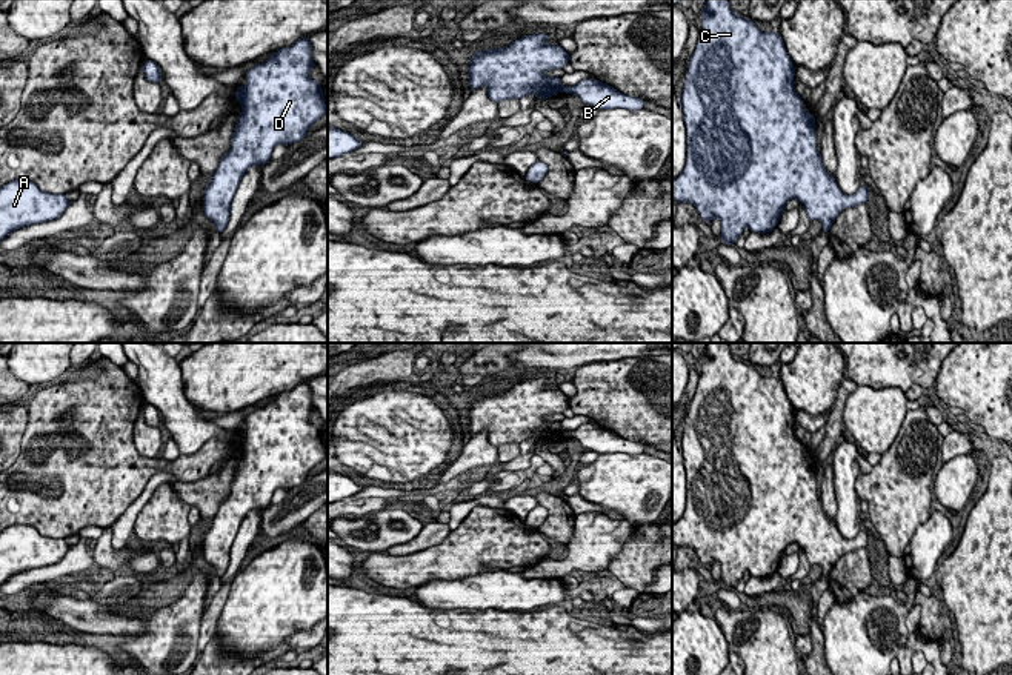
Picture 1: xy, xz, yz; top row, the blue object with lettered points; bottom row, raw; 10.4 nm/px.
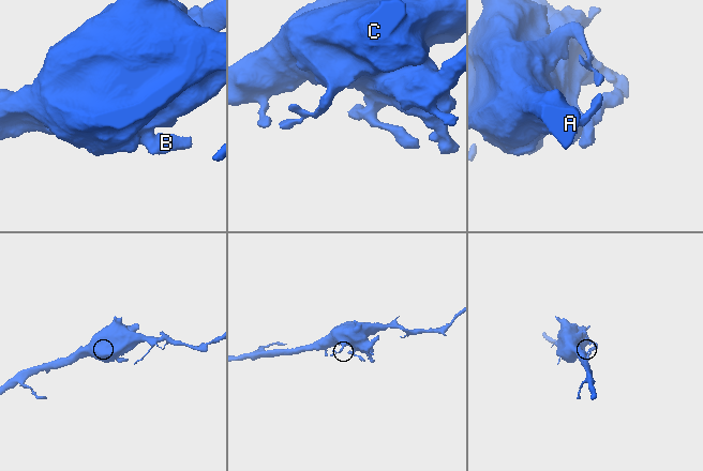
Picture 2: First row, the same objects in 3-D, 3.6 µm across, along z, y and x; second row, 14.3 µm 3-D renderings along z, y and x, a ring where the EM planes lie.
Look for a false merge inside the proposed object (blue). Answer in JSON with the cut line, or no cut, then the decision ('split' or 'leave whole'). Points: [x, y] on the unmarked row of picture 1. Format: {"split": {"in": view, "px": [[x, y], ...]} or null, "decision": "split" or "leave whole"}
{"split": null, "decision": "leave whole"}

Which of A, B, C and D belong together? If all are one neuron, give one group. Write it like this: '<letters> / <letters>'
A B C D

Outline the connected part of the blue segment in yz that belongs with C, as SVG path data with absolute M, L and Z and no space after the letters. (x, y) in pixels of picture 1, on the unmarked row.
M707 343L700 361L700 381L681 438L687 506L683 517L672 524L672 543L677 549L692 547L707 567L718 563L721 584L732 590L746 570L758 578L777 572L786 547L792 543L804 550L809 564L820 564L823 577L827 578L841 555L869 546L869 530L860 530L854 540L846 540L824 514L817 494L817 463L803 454L801 440L794 434L795 414L781 380L760 375L754 364L744 364L734 357L726 343Z

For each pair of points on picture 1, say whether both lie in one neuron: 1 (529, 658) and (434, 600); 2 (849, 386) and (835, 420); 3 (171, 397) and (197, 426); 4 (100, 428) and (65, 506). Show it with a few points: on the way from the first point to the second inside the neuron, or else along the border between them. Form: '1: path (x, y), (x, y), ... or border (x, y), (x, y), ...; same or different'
1: border (417, 601), (436, 609), (486, 609); different
2: path (843, 394), (837, 412); same
3: path (176, 405), (189, 418); same
4: path (80, 448), (77, 466), (65, 478), (65, 486); same

